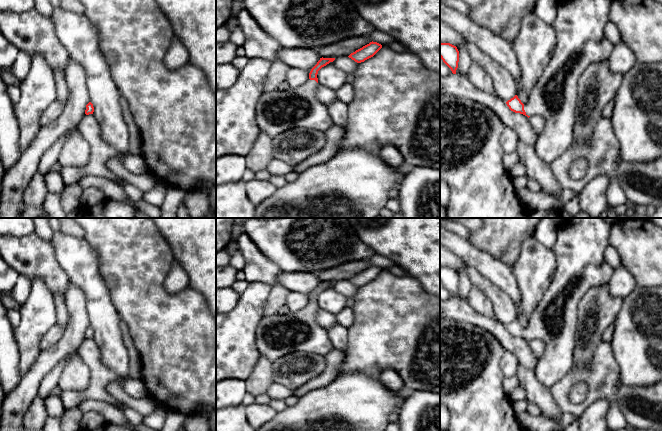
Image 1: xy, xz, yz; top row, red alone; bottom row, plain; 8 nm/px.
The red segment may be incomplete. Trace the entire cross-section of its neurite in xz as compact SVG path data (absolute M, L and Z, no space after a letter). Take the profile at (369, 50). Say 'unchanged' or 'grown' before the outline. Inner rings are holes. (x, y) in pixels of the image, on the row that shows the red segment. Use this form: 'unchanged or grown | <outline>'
unchanged | M372 41L369 44L351 53L348 57L357 63L361 63L373 57L381 48L381 44Z

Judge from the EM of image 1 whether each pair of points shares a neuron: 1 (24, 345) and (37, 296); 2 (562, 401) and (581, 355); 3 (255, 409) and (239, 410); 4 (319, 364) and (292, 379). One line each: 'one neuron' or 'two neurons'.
1: one neuron
2: two neurons
3: two neurons
4: one neuron

